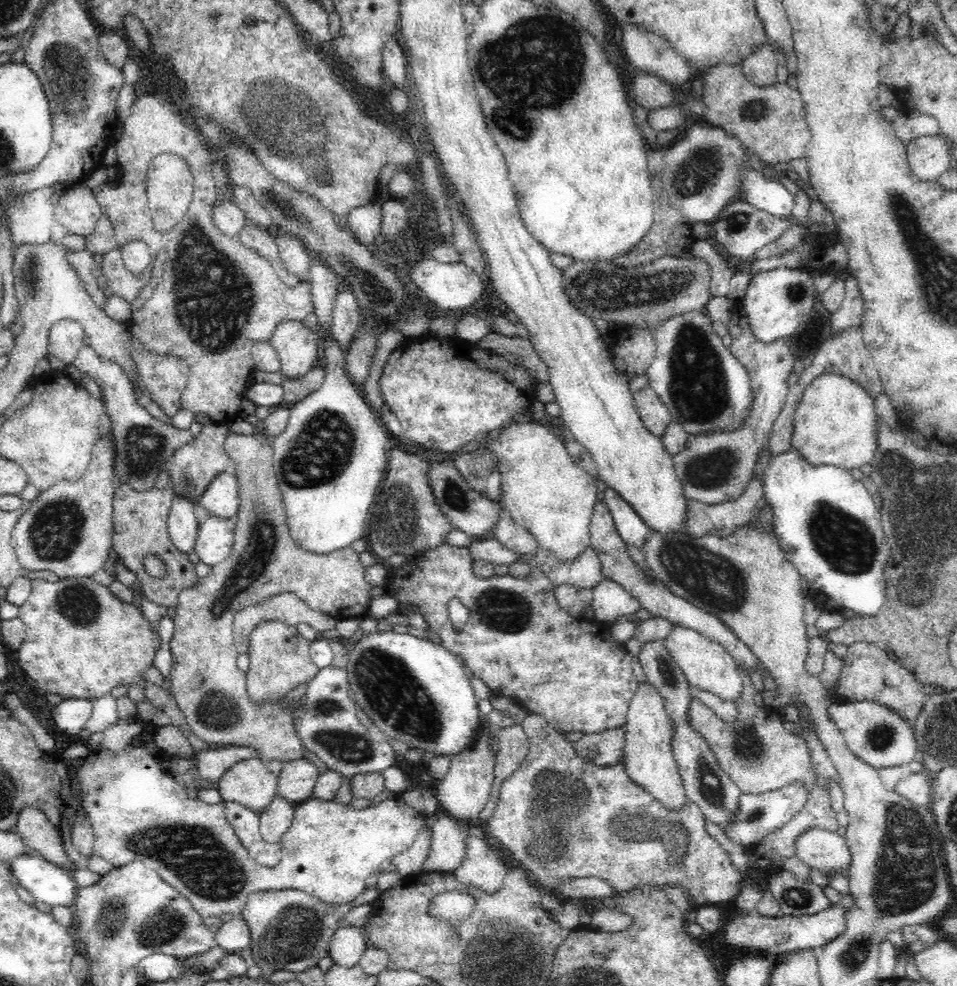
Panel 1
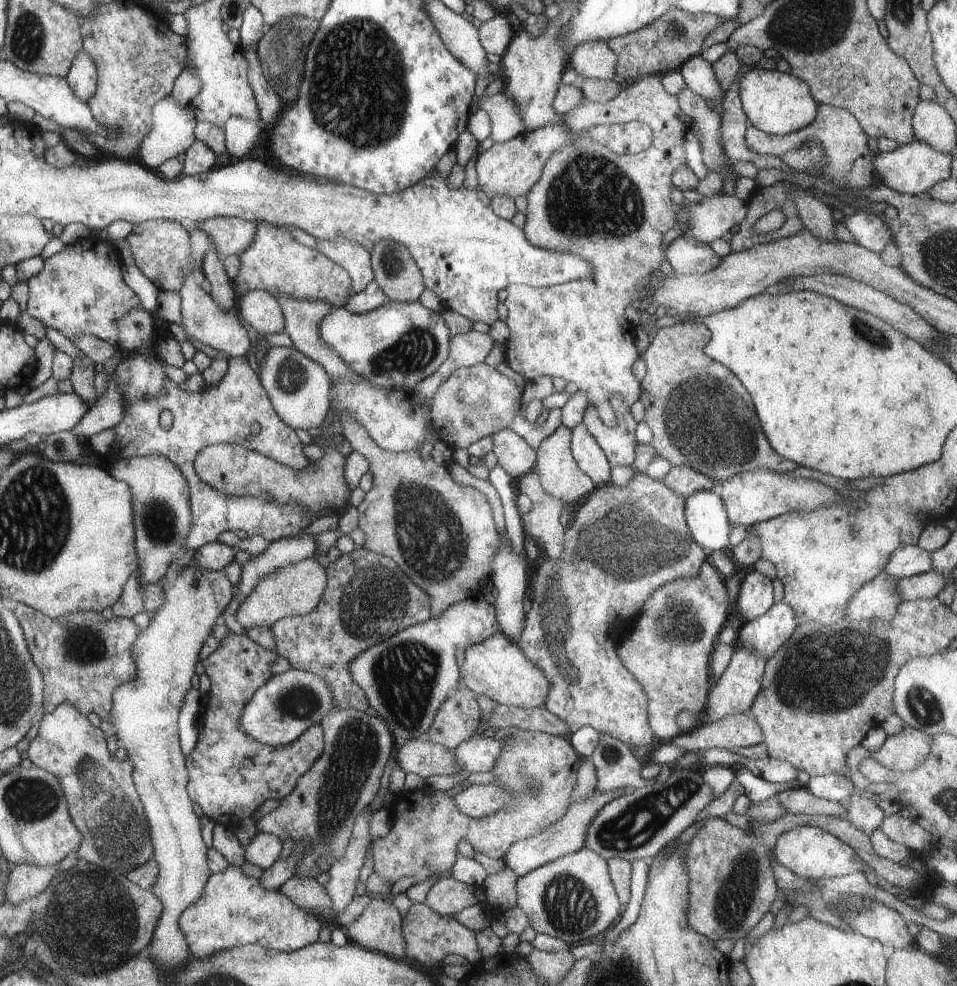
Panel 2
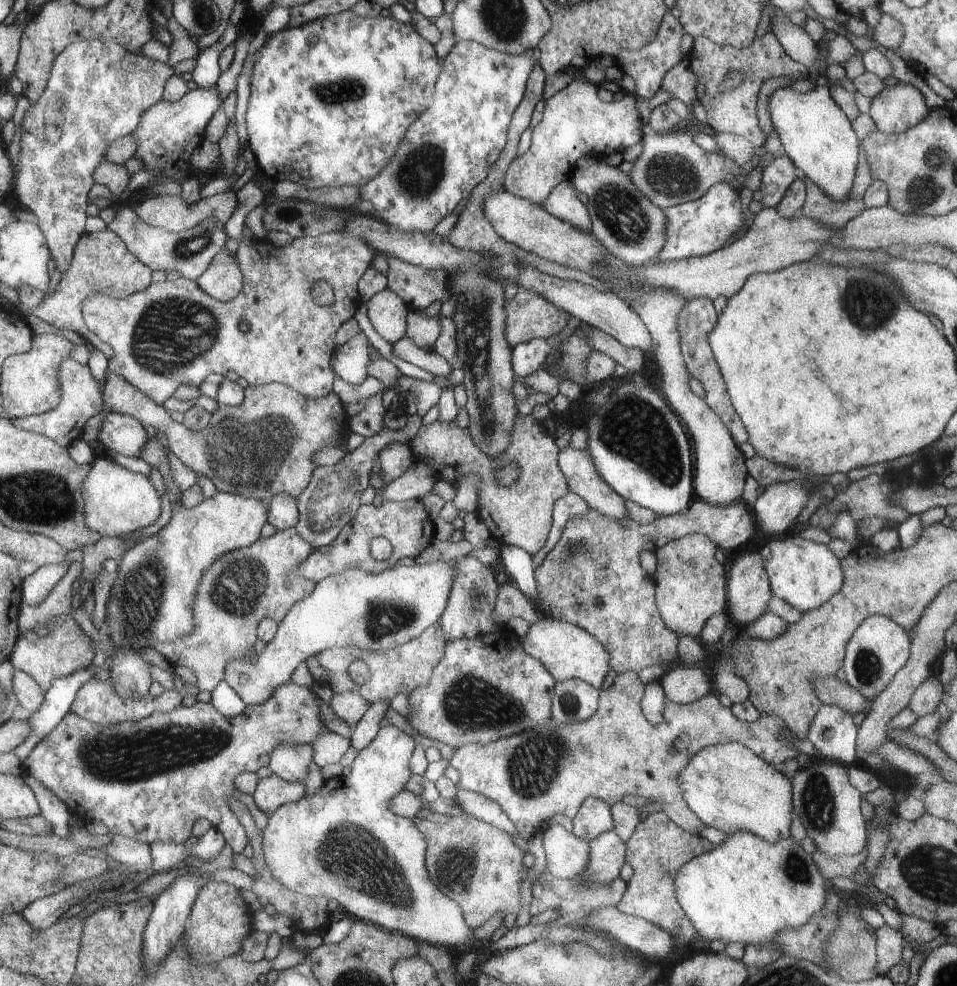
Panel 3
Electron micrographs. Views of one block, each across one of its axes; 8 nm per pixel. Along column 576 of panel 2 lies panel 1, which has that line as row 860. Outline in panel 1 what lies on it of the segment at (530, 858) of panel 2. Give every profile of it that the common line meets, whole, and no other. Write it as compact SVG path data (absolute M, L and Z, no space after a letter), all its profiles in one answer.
M810 828L796 838L796 858L808 868L820 870L822 874L842 872L850 876L852 854L848 850L848 840L838 832L828 832L824 828Z

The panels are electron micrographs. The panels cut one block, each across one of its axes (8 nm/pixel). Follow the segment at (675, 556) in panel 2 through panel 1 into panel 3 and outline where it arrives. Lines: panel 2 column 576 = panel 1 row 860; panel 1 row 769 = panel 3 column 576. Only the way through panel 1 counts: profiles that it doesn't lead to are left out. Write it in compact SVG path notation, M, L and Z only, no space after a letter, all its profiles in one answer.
M693 500L681 514L659 516L651 524L633 522L629 516L613 520L589 510L581 518L571 518L559 542L545 554L535 570L535 584L539 602L535 602L541 616L563 620L587 630L609 652L611 674L639 672L641 668L667 664L677 658L679 634L669 630L655 604L653 576L645 574L639 566L639 552L665 546L689 534L709 538L717 548L739 548L755 534L753 516L735 502L727 506L713 506L703 500Z

